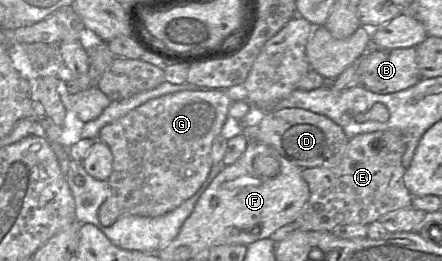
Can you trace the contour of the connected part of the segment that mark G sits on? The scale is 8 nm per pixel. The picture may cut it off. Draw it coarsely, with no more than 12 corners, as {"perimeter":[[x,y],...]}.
{"perimeter":[[220,89],[151,99],[104,126],[98,211],[161,216],[211,171]]}

